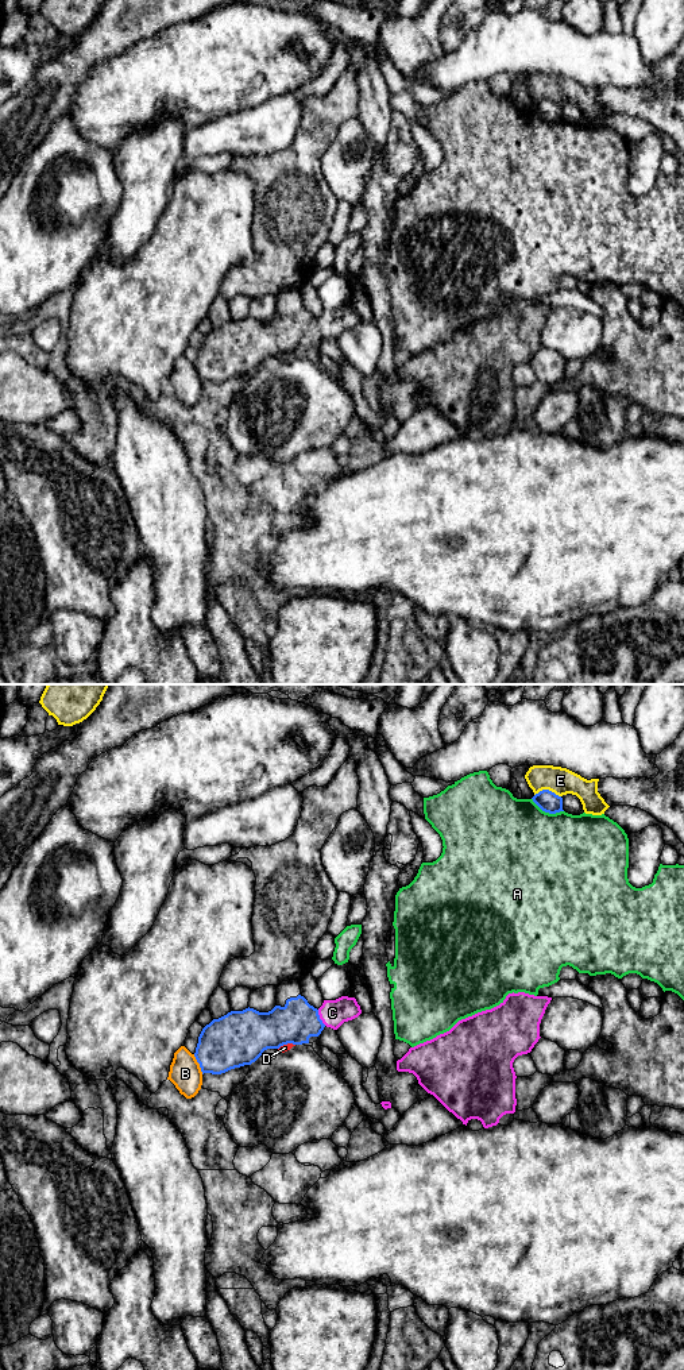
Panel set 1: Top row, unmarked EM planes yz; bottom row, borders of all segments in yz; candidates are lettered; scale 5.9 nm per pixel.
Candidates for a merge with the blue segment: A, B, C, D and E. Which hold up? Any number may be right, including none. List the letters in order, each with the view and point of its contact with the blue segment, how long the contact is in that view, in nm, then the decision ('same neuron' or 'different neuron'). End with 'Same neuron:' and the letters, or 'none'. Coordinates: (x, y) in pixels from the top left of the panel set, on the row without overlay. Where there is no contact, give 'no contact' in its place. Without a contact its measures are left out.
A: yz (547, 120) | 200 nm | different neuron
B: yz (198, 371) | 130 nm | different neuron
C: yz (319, 327) | 110 nm | same neuron
D: yz (286, 352) | 110 nm | same neuron
E: yz (548, 99) | 160 nm | different neuron
Same neuron: C, D

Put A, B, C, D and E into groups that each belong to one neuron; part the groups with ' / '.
A / B / C D / E

